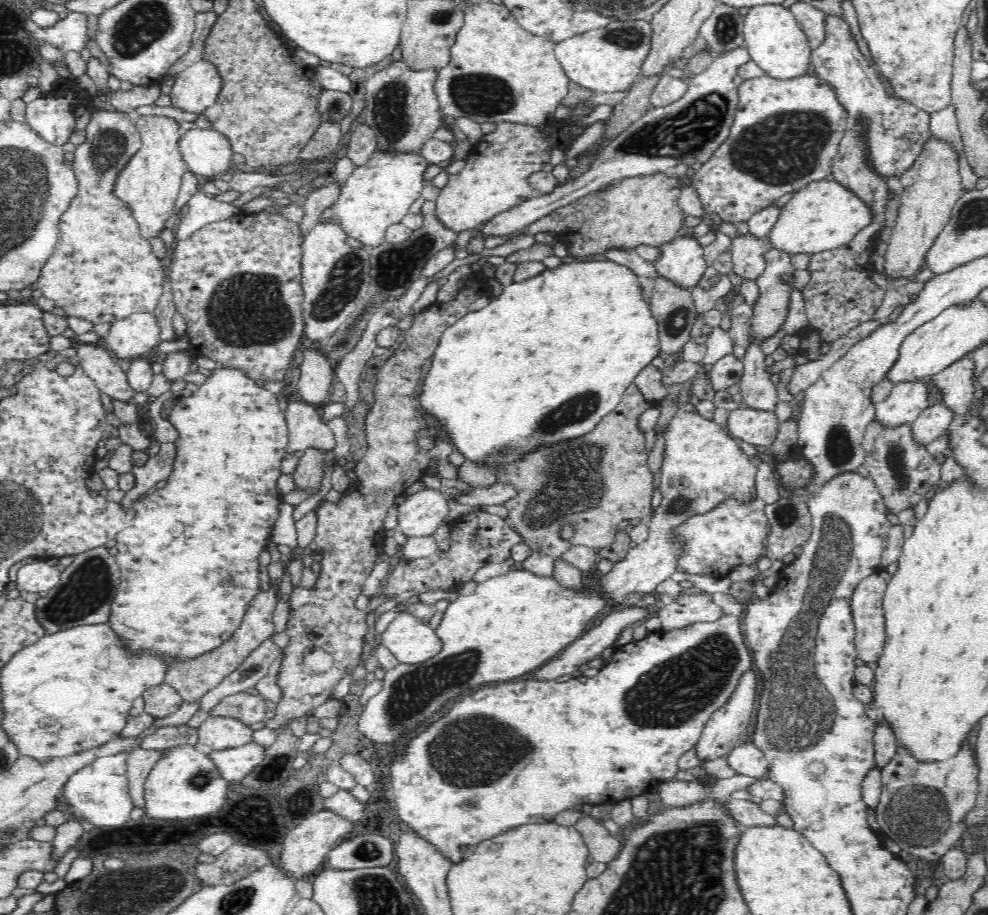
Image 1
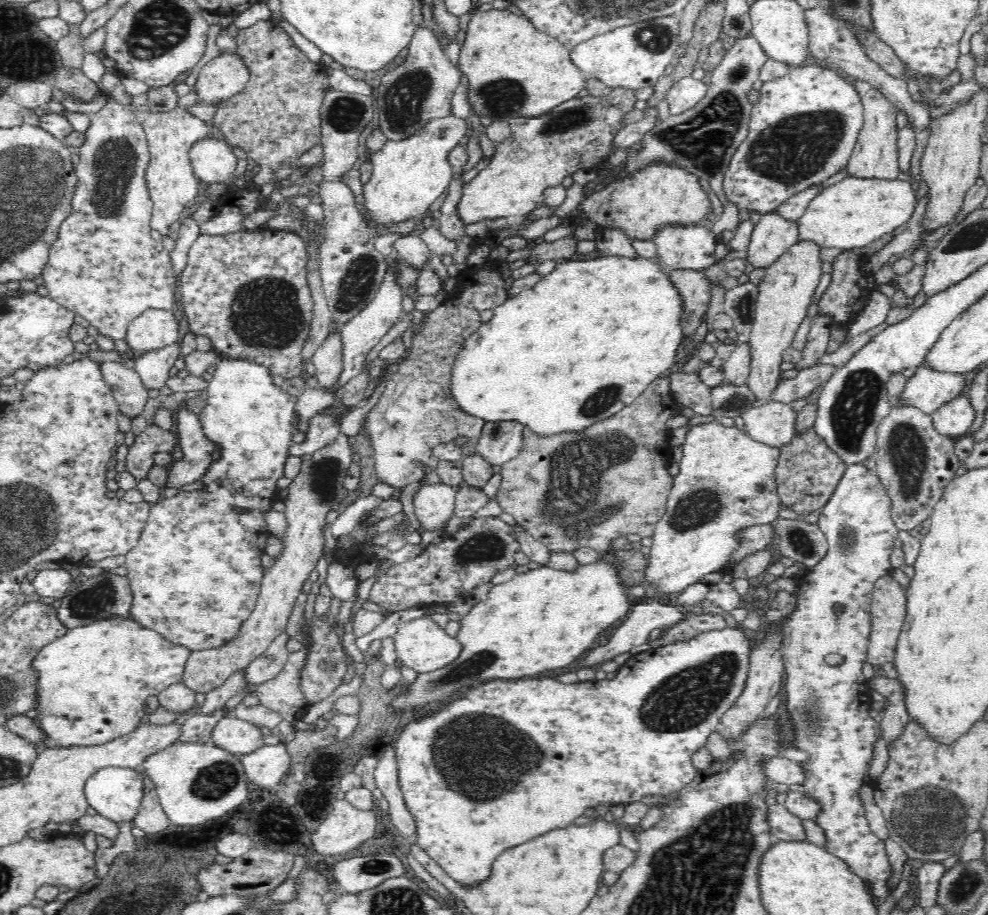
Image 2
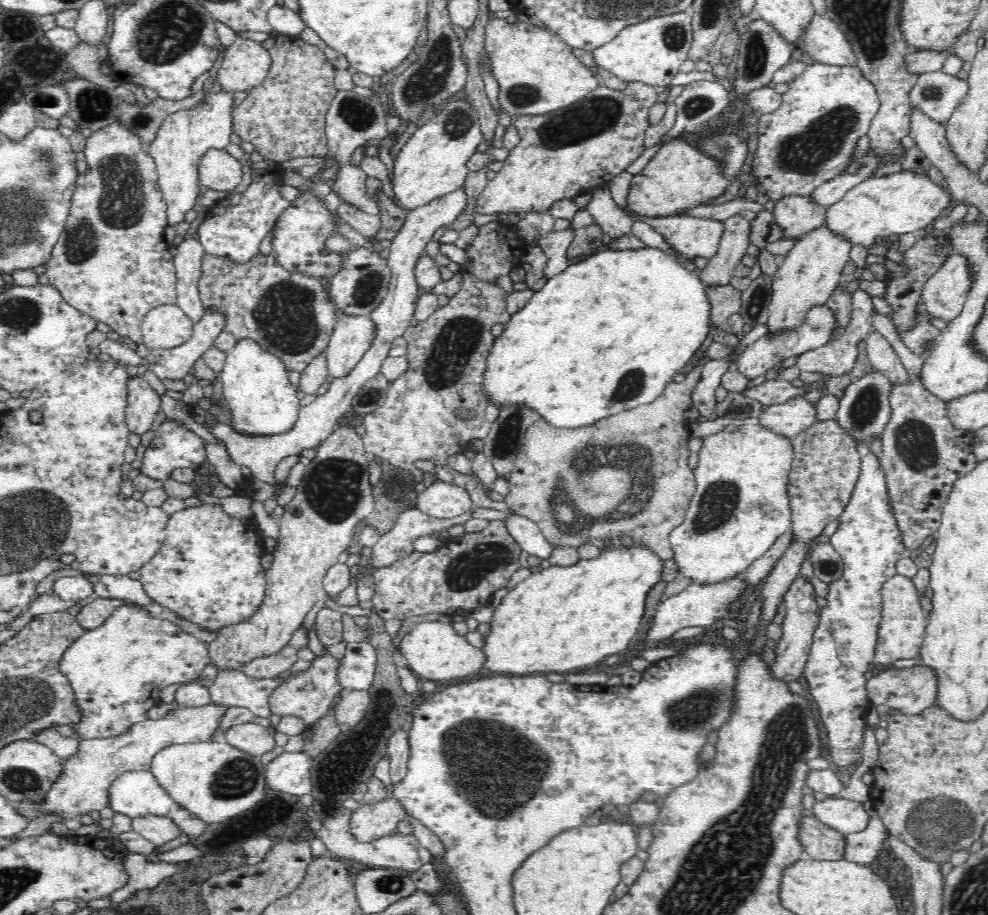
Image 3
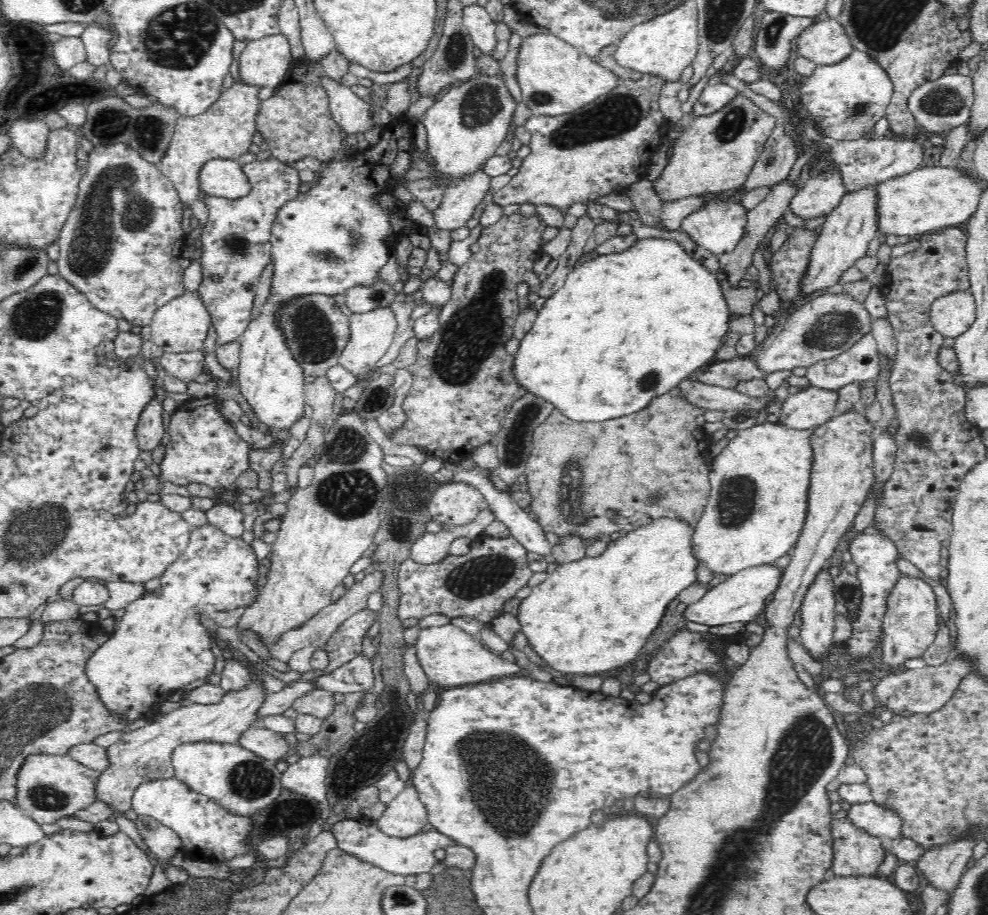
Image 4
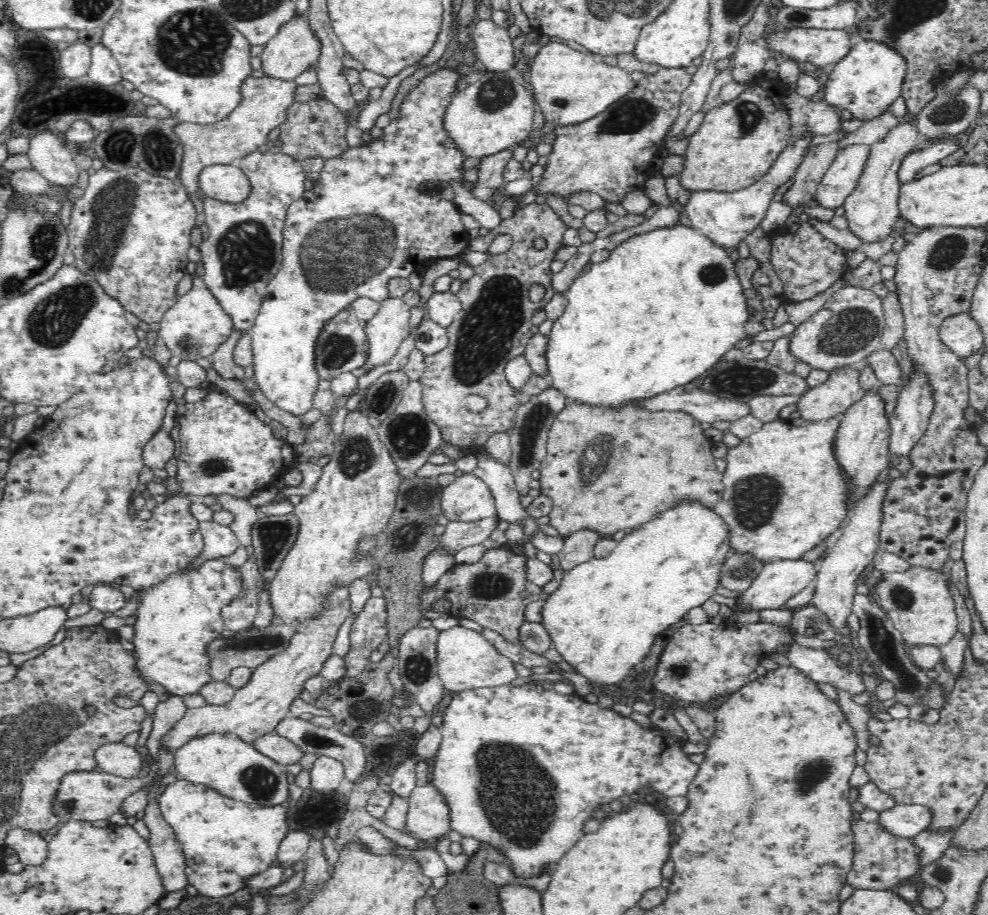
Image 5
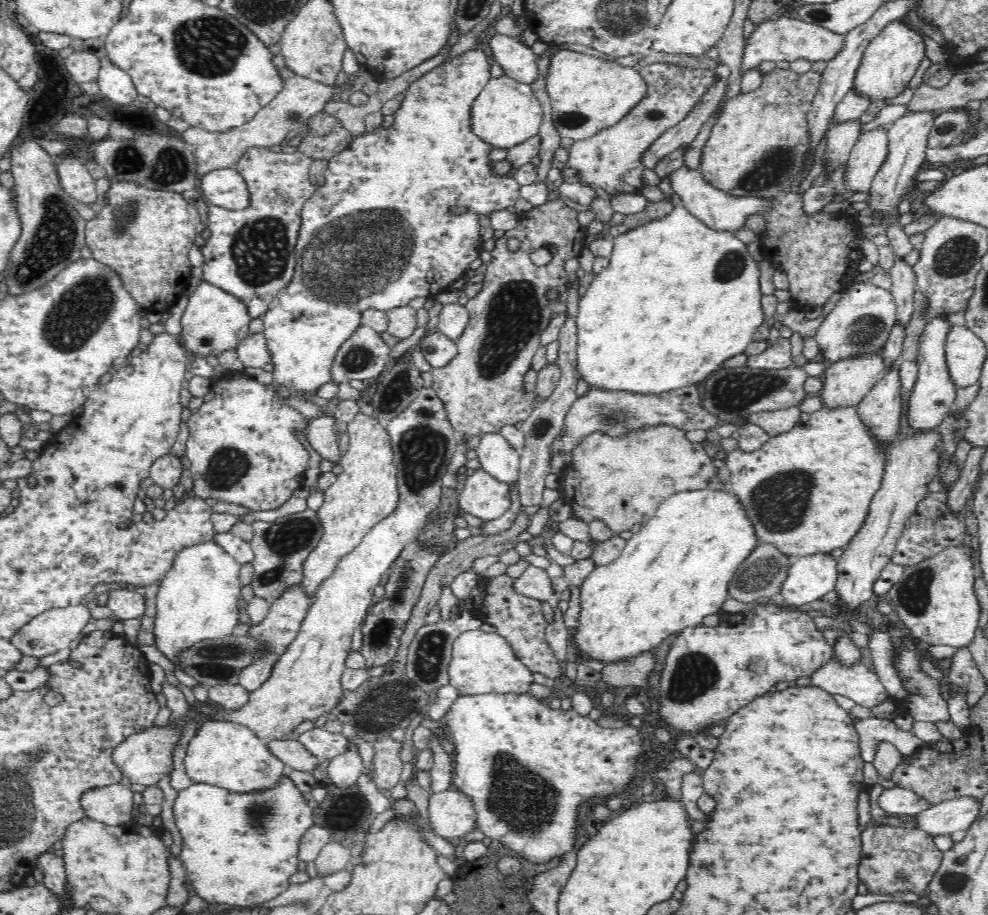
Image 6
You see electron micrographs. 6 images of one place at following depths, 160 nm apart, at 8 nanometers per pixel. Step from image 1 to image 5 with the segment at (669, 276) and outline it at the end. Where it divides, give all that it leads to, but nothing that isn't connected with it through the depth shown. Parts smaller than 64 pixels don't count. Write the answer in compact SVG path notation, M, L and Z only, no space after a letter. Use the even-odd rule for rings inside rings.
M814 136L790 143L780 152L768 172L748 188L734 192L701 191L690 193L690 199L685 205L685 212L690 220L691 228L704 235L711 244L723 248L728 254L734 248L738 248L740 242L762 223L775 197L776 190L793 177L797 164L807 153L812 140L814 140Z

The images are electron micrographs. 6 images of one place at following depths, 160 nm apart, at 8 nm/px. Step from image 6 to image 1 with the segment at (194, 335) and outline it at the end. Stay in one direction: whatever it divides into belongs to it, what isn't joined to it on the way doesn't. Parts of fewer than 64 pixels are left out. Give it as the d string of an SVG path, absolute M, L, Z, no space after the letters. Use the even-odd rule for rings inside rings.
M138 312L111 323L105 346L120 361L140 359L161 342L161 330L153 313Z

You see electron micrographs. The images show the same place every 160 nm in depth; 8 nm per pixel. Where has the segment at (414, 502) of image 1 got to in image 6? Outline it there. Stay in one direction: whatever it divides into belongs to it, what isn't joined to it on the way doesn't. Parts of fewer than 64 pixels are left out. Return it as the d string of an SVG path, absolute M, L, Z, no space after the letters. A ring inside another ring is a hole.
M481 469L464 477L457 489L459 510L480 520L502 516L510 504L510 488Z

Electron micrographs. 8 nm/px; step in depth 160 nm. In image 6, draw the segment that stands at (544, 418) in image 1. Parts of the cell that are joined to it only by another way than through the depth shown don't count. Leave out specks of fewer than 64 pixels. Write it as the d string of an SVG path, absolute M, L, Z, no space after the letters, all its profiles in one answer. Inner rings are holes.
M674 206L668 216L660 220L653 220L644 226L628 230L613 238L613 250L609 257L609 265L595 274L586 288L586 292L578 300L576 308L576 345L575 374L577 380L586 382L590 389L606 392L634 392L642 395L661 395L677 388L696 386L710 373L713 373L720 364L732 356L745 353L748 344L754 341L754 334L760 326L768 322L764 318L761 306L762 293L760 291L760 270L748 252L746 244L732 233L710 231L702 222L694 219L690 212L682 206Z

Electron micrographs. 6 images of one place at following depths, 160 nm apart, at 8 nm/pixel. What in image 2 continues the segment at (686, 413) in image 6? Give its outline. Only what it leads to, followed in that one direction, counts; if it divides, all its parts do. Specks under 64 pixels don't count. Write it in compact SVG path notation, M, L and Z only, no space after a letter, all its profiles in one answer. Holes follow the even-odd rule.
M816 363L800 369L786 378L781 378L774 394L772 394L772 400L788 404L799 398L805 399L810 396L812 390L816 390L824 384L835 370L834 364Z

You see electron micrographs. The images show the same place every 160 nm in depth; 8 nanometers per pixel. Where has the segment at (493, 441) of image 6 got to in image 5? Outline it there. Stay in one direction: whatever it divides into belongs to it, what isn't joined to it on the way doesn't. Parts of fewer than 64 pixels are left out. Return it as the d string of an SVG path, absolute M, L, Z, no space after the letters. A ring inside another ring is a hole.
M481 451L474 453L478 458L477 468L472 470L471 474L487 484L494 499L497 518L506 524L517 524L525 538L532 538L540 531L540 526L537 519L522 507L510 468L506 464L496 462L492 456L481 454Z

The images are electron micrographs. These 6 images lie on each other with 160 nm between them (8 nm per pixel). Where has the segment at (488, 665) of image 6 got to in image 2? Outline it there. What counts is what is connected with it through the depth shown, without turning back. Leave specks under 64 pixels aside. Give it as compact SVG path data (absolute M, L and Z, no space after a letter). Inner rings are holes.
M419 617L417 619L404 622L396 634L393 636L393 642L397 658L408 668L418 672L432 672L438 670L451 660L454 660L459 653L459 642L448 635L444 629L438 626L430 617Z

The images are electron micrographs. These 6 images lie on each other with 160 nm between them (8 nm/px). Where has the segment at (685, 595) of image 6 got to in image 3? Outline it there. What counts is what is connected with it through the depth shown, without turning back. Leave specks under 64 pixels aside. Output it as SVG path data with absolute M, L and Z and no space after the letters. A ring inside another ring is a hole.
M635 544L632 546L628 547L623 547L623 548L615 548L610 546L610 548L601 551L601 553L597 556L594 557L593 559L590 560L584 560L580 559L576 564L572 564L568 567L560 567L560 566L552 566L550 565L548 568L543 568L542 570L534 570L531 576L528 576L528 578L524 578L520 583L518 583L512 590L502 598L502 601L494 610L492 610L492 618L490 618L490 625L488 626L488 632L482 635L482 642L484 642L484 646L482 646L481 649L481 654L483 654L483 661L481 662L482 666L482 673L486 672L492 672L492 674L497 675L515 675L515 676L523 676L523 675L534 675L534 674L544 674L544 673L568 673L570 670L579 670L579 669L585 669L588 667L591 667L592 665L598 664L600 660L604 660L604 658L614 658L612 654L614 652L620 652L620 650L627 650L628 649L628 644L632 643L632 640L637 640L637 633L638 633L638 626L640 626L640 622L644 616L645 612L645 604L646 604L646 594L654 588L654 584L658 584L660 580L662 580L662 570L664 570L664 561L662 558L659 558L657 554L654 554L653 552L650 552L647 548L644 548L643 546L640 546L639 544Z

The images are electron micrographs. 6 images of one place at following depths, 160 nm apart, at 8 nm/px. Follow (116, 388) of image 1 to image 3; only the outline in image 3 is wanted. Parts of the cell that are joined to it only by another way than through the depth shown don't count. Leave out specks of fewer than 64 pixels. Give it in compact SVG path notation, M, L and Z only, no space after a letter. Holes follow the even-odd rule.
M129 375L125 380L125 387L125 421L130 432L141 436L150 430L155 416L159 414L160 395L138 375Z

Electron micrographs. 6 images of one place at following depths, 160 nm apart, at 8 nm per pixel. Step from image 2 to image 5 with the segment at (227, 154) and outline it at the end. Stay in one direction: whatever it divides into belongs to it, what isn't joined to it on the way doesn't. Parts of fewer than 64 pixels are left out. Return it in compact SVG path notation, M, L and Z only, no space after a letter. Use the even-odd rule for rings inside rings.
M234 164L206 165L199 176L199 188L209 198L232 204L246 200L251 192L249 178Z

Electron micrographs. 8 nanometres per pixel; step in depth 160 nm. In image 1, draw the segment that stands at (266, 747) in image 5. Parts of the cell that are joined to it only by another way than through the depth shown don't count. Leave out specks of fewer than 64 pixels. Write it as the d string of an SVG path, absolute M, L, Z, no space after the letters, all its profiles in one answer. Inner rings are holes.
M209 717L196 729L198 730L198 742L209 746L214 751L252 743L253 729L236 718Z

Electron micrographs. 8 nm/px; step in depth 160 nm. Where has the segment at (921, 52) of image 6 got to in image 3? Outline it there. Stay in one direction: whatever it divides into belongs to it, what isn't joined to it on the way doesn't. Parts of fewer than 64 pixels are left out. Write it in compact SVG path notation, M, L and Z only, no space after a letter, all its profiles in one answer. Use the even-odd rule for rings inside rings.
M815 62L814 64L806 66L802 74L796 76L796 78L787 83L788 90L786 90L784 94L781 94L782 102L778 105L778 108L770 113L760 114L760 118L756 120L756 128L754 128L754 144L756 144L756 148L752 150L750 168L748 168L748 172L746 172L745 184L752 186L760 196L768 198L770 202L778 202L786 197L806 197L814 192L816 188L820 187L820 184L823 182L844 172L847 169L848 164L850 164L850 156L852 156L852 152L854 152L856 143L867 133L870 121L872 120L872 117L877 114L879 107L879 100L873 84L870 84L869 80L863 78L860 68L857 66L832 66Z

